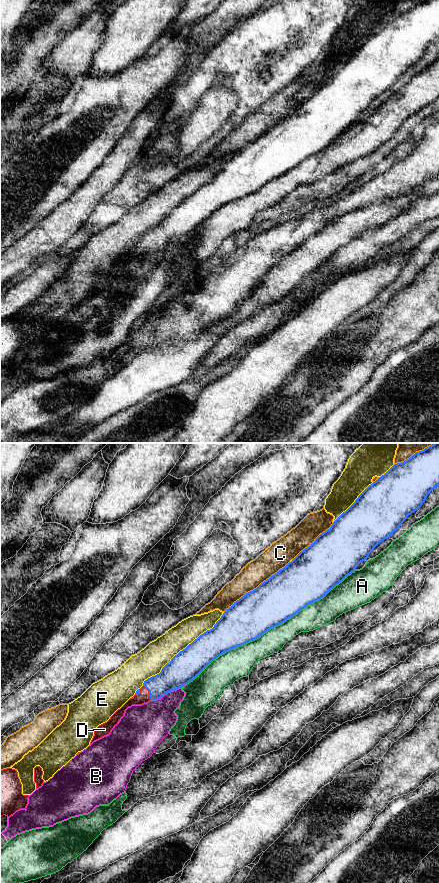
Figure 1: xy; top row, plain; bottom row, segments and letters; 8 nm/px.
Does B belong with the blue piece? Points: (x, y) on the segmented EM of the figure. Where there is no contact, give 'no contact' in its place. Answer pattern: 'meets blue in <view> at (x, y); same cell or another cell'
meets blue in xy at (167, 692); another cell

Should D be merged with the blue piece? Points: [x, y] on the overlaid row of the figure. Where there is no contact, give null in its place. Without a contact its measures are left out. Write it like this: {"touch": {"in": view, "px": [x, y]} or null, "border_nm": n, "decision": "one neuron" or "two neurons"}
{"touch": {"in": "xy", "px": [149, 692]}, "border_nm": 140, "decision": "one neuron"}

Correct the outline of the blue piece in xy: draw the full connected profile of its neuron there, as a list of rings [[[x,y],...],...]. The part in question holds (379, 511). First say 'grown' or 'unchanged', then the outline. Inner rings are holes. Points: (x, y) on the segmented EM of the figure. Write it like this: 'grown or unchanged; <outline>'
grown; [[[433,443],[424,450],[416,452],[404,462],[394,464],[384,475],[369,485],[355,502],[333,522],[331,527],[320,534],[310,546],[301,551],[284,568],[261,583],[256,589],[246,593],[234,602],[231,607],[226,609],[212,629],[201,634],[185,649],[175,655],[162,668],[159,674],[145,680],[143,686],[136,691],[132,698],[118,709],[107,722],[95,729],[90,745],[94,741],[109,735],[114,726],[124,716],[128,707],[142,705],[150,700],[161,699],[168,692],[183,687],[195,679],[214,659],[223,653],[259,638],[271,628],[284,623],[300,610],[323,598],[331,589],[354,572],[361,562],[367,560],[374,548],[397,531],[409,515],[420,509],[428,494],[438,486],[439,443]]]

